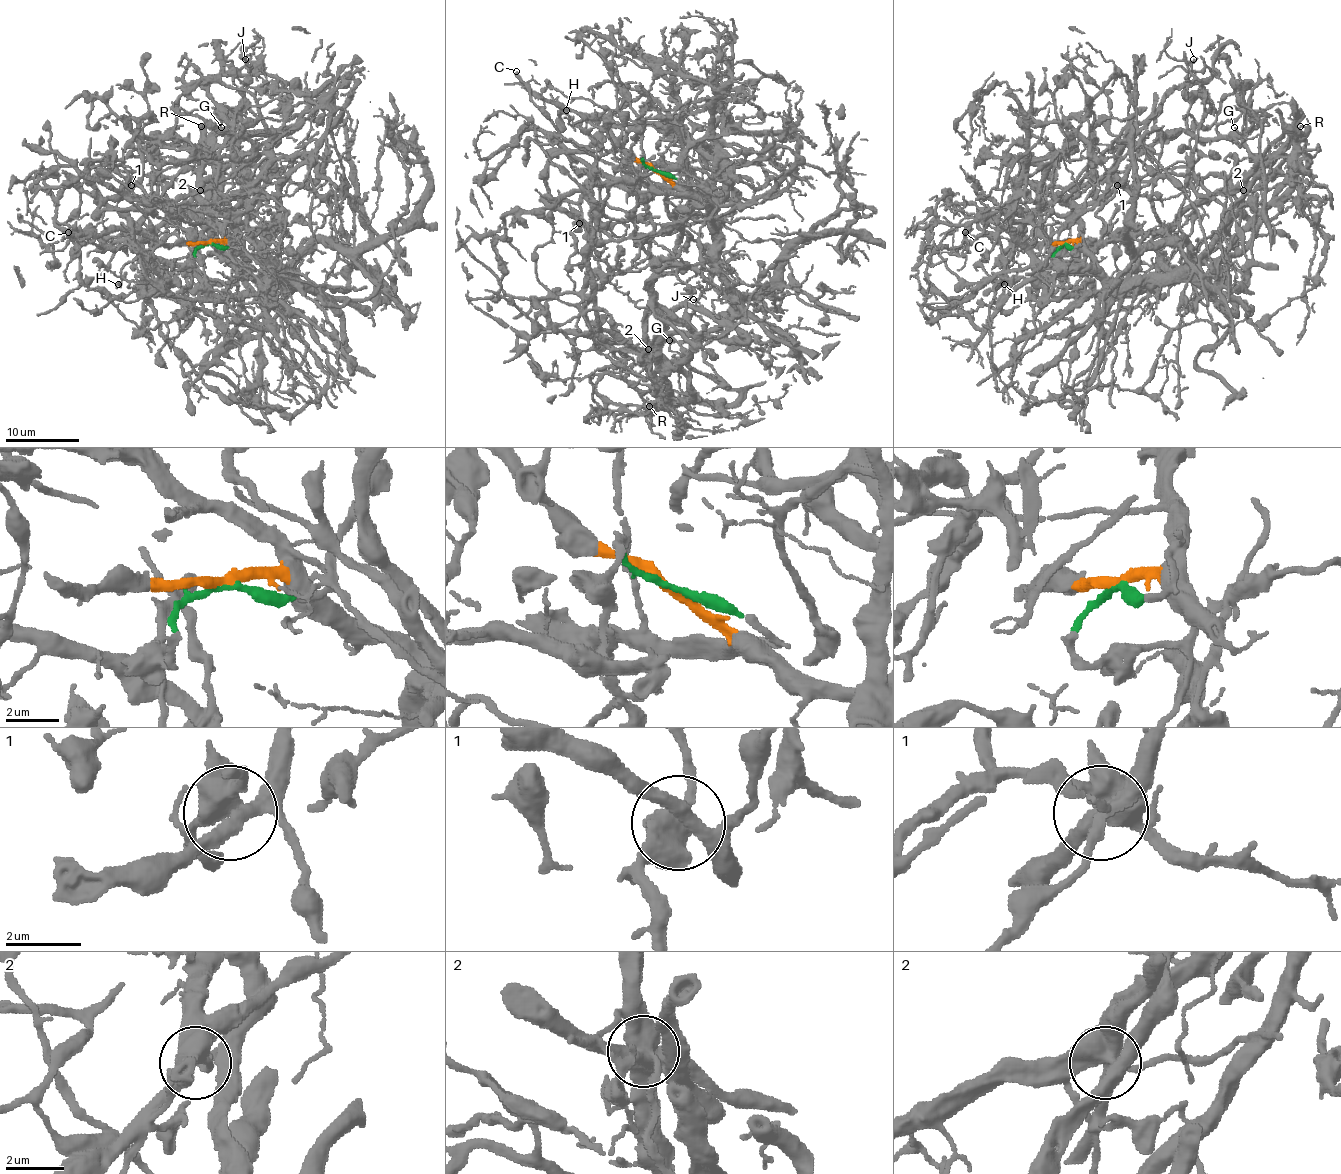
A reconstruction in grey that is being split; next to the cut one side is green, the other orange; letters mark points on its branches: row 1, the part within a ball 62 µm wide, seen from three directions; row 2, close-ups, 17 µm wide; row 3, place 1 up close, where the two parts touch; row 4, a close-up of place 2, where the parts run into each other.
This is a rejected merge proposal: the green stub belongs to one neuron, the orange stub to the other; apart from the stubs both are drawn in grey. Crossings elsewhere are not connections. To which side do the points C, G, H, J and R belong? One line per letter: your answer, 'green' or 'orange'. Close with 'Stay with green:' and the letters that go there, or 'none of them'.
C: orange
G: green
H: orange
J: green
R: green
Stay with green: G, J, R

